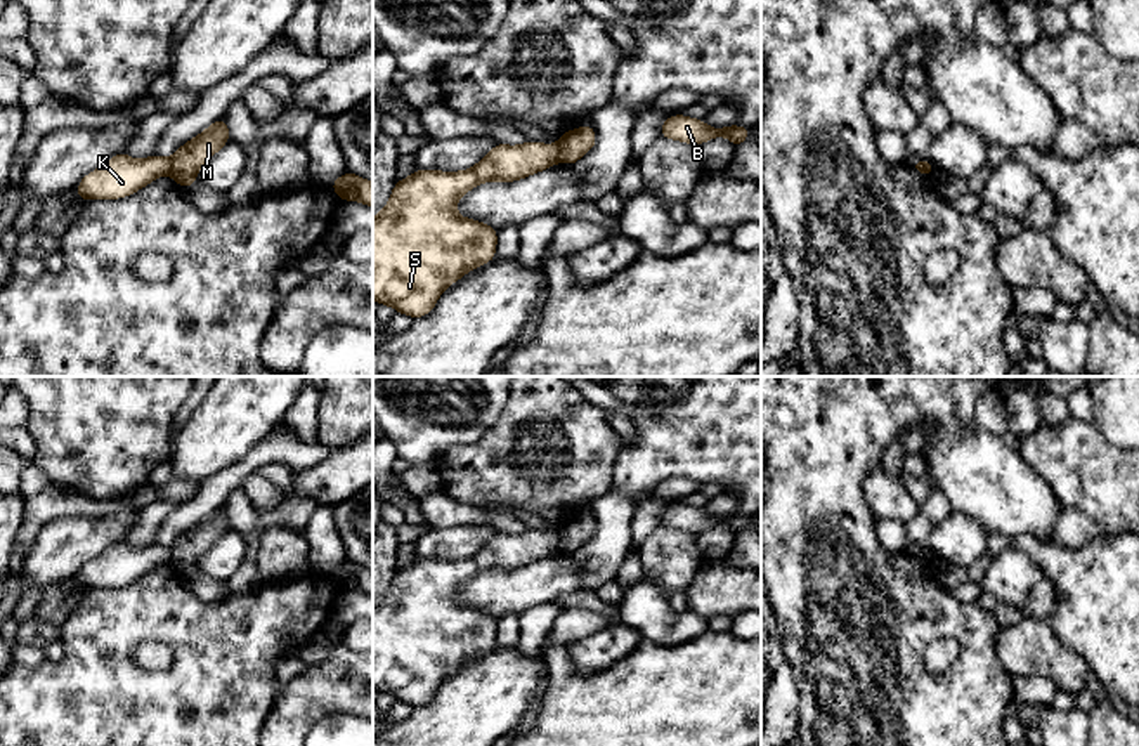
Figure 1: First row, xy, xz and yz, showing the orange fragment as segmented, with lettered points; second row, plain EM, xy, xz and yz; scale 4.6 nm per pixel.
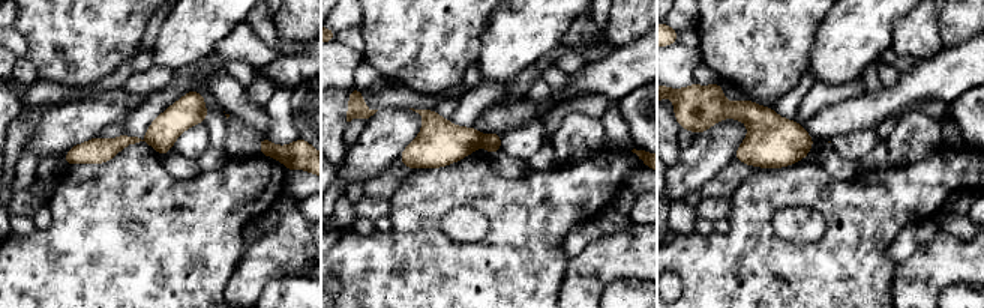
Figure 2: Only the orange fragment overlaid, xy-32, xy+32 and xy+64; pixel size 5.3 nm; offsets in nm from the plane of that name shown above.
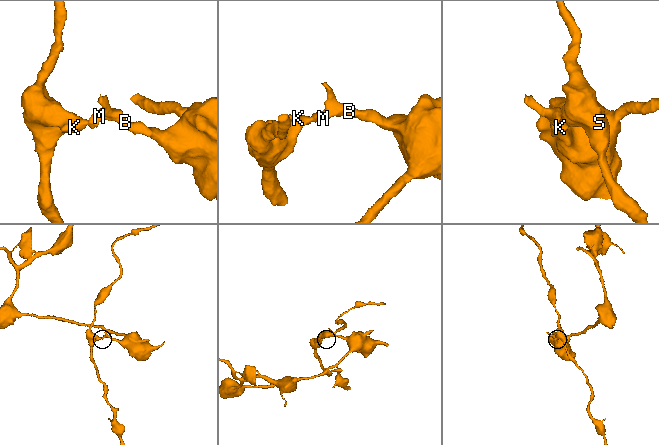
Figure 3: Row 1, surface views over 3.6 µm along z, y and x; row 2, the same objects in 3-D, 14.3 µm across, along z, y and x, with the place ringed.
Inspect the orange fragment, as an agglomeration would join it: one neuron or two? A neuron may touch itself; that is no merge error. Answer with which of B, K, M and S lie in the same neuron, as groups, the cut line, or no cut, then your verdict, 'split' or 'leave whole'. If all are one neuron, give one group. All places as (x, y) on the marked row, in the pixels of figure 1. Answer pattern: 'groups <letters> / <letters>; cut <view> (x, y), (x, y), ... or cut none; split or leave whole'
groups B M / K S; cut xy (170, 160), (167, 174); split

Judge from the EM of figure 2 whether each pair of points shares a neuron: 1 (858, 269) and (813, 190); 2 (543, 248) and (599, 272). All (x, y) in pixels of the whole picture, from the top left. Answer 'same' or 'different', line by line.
1: same
2: different

